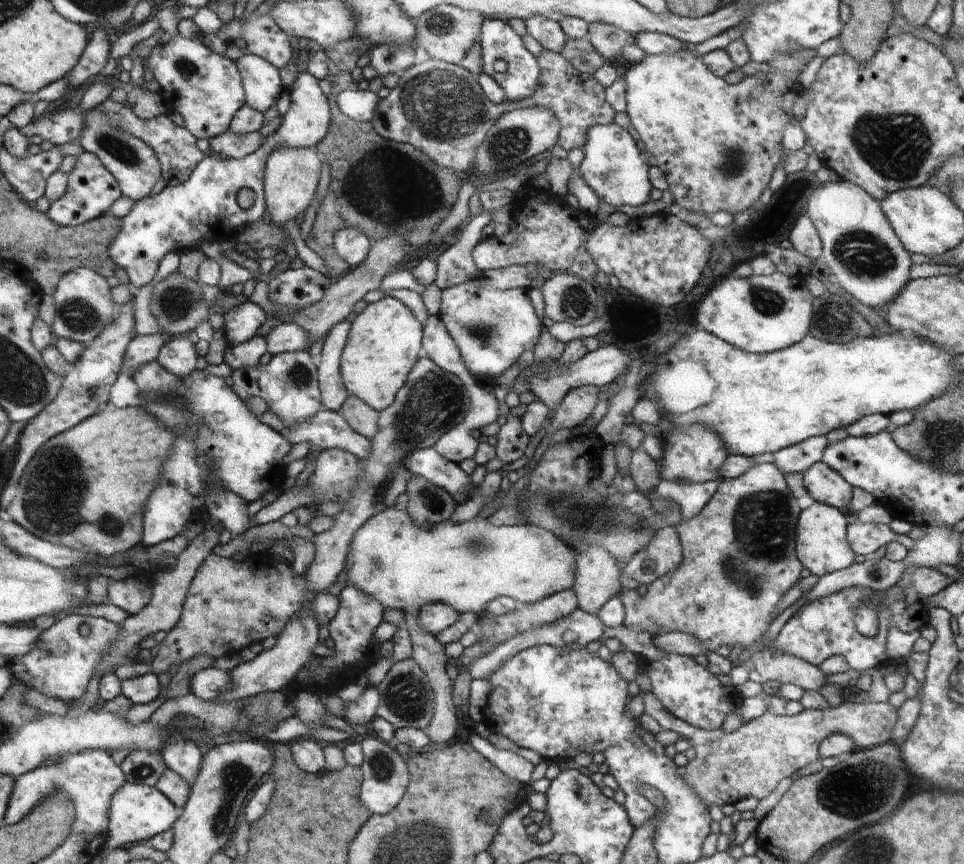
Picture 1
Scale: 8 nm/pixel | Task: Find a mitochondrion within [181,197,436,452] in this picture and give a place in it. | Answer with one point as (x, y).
(298, 376)

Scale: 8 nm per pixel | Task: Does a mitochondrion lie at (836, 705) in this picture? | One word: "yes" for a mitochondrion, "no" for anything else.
no

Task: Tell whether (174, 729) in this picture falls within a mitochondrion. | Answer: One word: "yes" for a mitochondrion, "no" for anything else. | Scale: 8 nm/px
no

